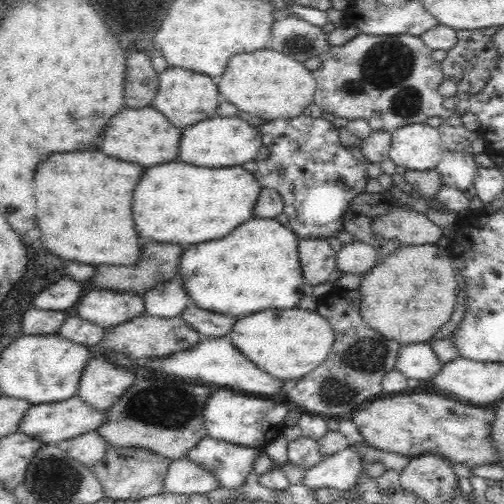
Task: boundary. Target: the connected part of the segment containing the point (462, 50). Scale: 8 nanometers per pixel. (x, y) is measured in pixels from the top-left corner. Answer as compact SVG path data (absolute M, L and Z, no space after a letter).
M482 29L456 30L456 36L456 44L447 50L446 58L441 61L441 71L446 80L456 83L459 91L473 95L484 88L491 72L497 68L499 52L491 36L482 34Z

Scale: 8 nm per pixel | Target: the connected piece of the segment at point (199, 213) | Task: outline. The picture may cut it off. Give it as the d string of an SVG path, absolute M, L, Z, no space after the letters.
M174 161L145 169L132 196L132 216L138 236L148 236L156 242L180 244L186 248L192 244L208 242L226 236L234 227L250 220L256 199L260 196L260 184L255 172L246 171L242 165L204 168L194 164Z

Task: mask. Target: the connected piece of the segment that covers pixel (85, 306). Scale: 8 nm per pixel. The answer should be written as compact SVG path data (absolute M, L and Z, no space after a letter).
M89 288L76 303L76 314L105 328L145 313L143 297L134 292Z

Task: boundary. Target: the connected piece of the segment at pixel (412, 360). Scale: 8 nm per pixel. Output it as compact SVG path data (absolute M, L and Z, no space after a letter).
M410 343L401 345L395 368L407 379L416 378L420 382L428 382L439 373L441 364L431 344Z

